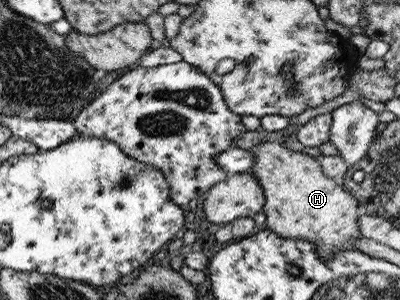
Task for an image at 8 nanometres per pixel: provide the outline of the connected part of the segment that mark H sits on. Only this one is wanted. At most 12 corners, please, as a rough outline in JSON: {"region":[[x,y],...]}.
{"region":[[250,147],[266,229],[334,255],[359,203],[316,158]]}

